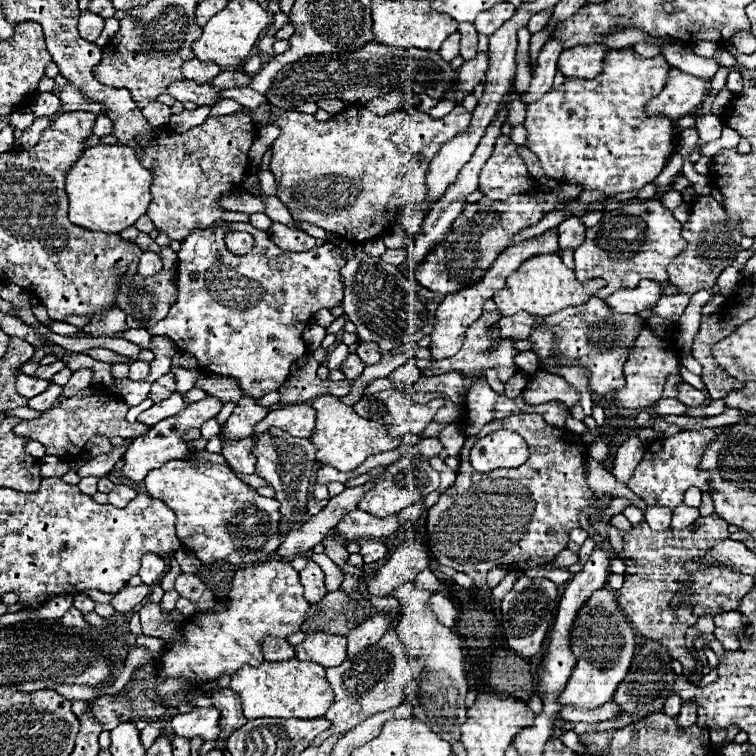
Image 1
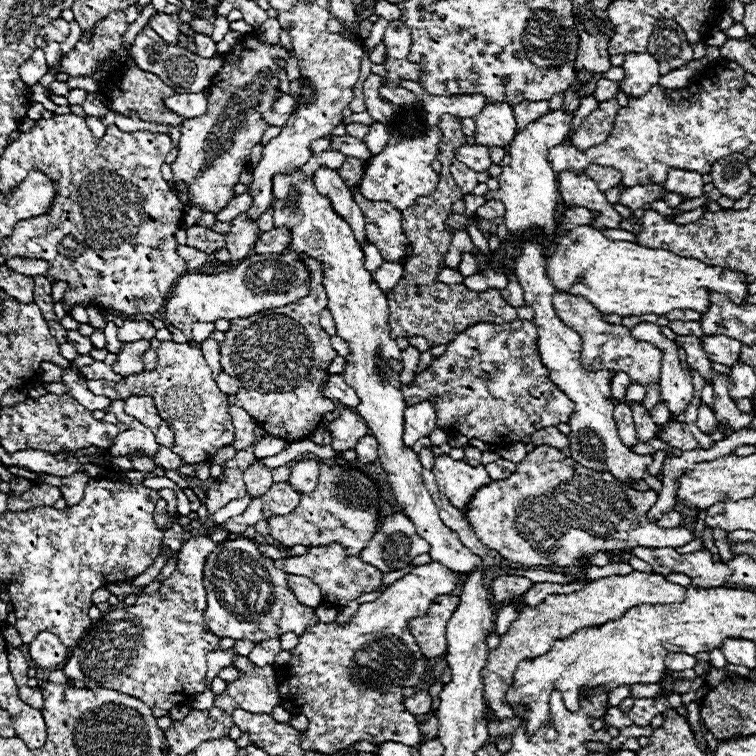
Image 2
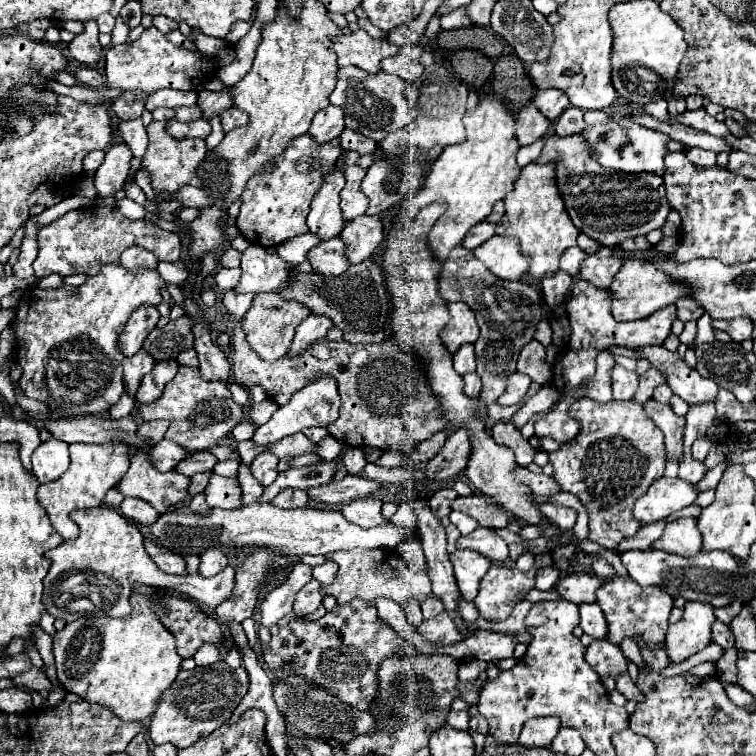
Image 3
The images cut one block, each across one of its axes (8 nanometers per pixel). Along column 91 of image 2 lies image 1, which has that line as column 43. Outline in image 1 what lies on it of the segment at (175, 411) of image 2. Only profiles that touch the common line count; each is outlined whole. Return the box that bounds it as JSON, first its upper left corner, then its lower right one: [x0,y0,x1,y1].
[16,372,48,398]

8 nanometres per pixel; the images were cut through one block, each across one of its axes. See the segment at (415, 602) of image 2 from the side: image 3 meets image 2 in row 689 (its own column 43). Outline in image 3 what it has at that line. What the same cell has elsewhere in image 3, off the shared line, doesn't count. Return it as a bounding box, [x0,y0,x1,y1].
[12,266,166,418]

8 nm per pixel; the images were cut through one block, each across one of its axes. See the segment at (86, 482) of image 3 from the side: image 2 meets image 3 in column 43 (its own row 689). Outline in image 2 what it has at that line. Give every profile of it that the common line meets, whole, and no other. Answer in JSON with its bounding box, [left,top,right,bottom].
[482,572,686,718]

